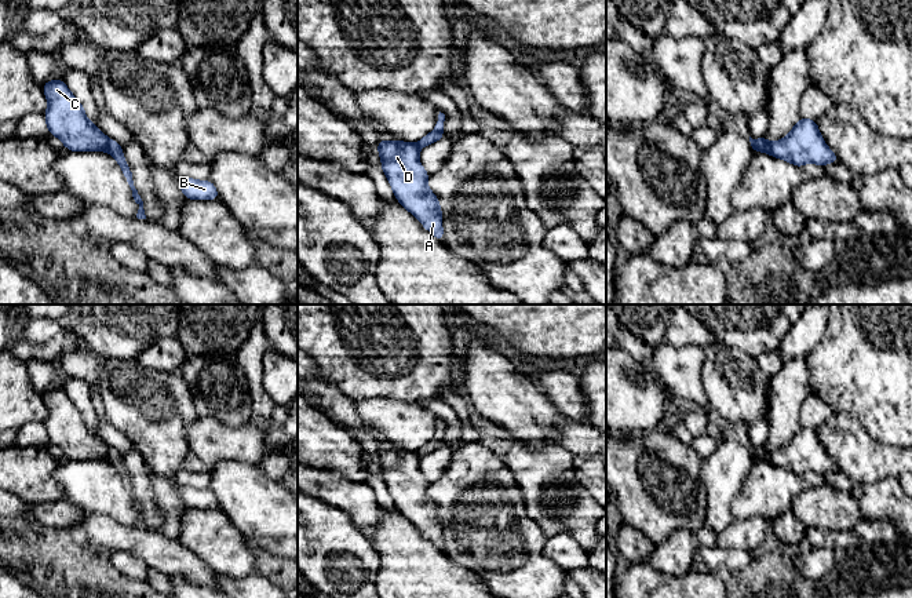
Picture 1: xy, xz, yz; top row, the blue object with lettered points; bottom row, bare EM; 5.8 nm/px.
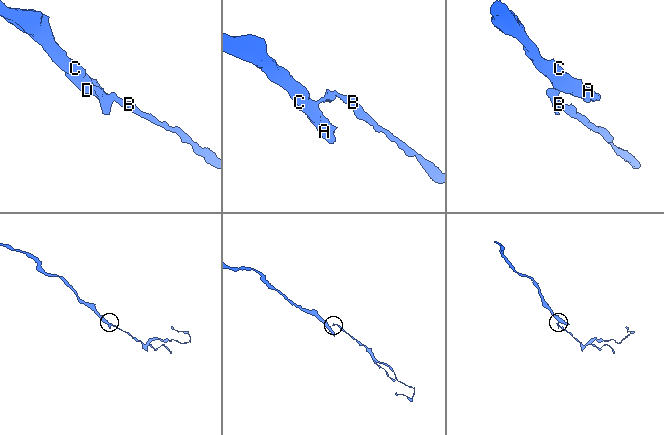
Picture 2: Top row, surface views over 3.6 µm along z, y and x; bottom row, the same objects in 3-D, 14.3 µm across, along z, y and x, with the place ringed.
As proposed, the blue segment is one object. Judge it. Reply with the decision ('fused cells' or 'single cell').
fused cells

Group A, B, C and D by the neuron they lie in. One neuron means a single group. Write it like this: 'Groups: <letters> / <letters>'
Groups: A C D / B

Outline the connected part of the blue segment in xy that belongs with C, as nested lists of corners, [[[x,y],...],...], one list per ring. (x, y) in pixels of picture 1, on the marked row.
[[[50,80],[41,88],[48,101],[44,117],[51,135],[59,138],[69,152],[107,152],[109,138],[87,118],[84,106],[63,80]]]

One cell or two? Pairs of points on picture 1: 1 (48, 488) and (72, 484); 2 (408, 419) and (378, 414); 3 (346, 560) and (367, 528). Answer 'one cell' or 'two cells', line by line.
1: two cells
2: one cell
3: two cells

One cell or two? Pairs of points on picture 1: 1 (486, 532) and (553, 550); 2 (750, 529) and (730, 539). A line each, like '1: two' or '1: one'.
1: two
2: one

